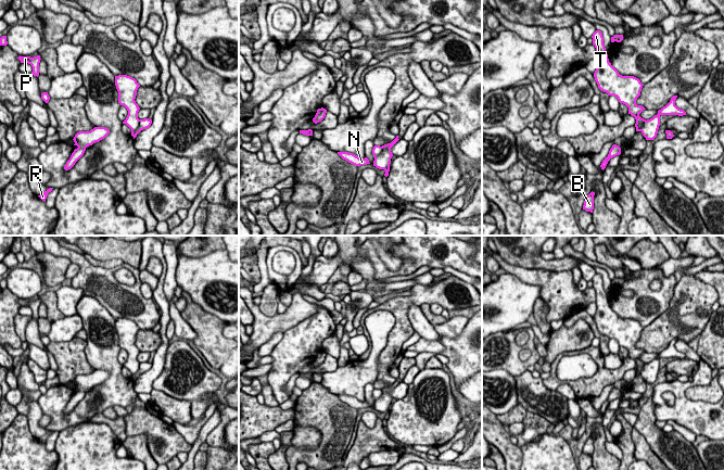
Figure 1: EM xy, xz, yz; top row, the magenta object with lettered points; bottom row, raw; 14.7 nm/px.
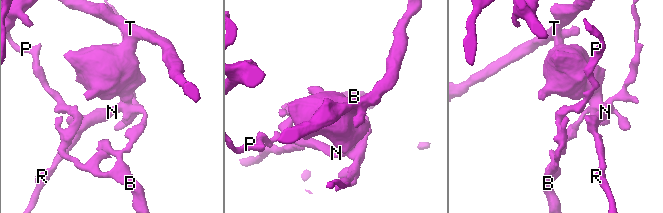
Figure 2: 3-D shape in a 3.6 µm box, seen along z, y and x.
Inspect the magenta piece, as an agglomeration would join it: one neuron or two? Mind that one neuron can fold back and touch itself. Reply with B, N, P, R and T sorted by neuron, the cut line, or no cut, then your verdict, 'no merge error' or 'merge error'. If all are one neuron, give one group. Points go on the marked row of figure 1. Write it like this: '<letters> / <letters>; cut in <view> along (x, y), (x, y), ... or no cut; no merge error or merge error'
B P / N R T; cut in xy along (140, 119), (139, 126), (131, 132); merge error

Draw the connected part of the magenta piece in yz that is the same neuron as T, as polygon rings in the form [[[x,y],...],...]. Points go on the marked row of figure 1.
[[[596,30],[593,36],[593,45],[596,48],[597,67],[594,73],[598,88],[607,92],[608,96],[614,96],[620,103],[628,107],[628,114],[635,117],[637,126],[636,131],[642,131],[642,127],[646,119],[639,114],[646,110],[642,105],[636,104],[637,98],[640,96],[643,84],[634,76],[622,76],[611,65],[604,45],[604,37],[600,30]]]

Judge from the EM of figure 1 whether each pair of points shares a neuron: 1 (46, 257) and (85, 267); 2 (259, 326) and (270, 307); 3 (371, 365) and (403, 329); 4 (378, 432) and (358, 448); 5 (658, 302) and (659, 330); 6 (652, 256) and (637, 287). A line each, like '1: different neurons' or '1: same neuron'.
1: different neurons
2: different neurons
3: different neurons
4: same neuron
5: different neurons
6: different neurons

